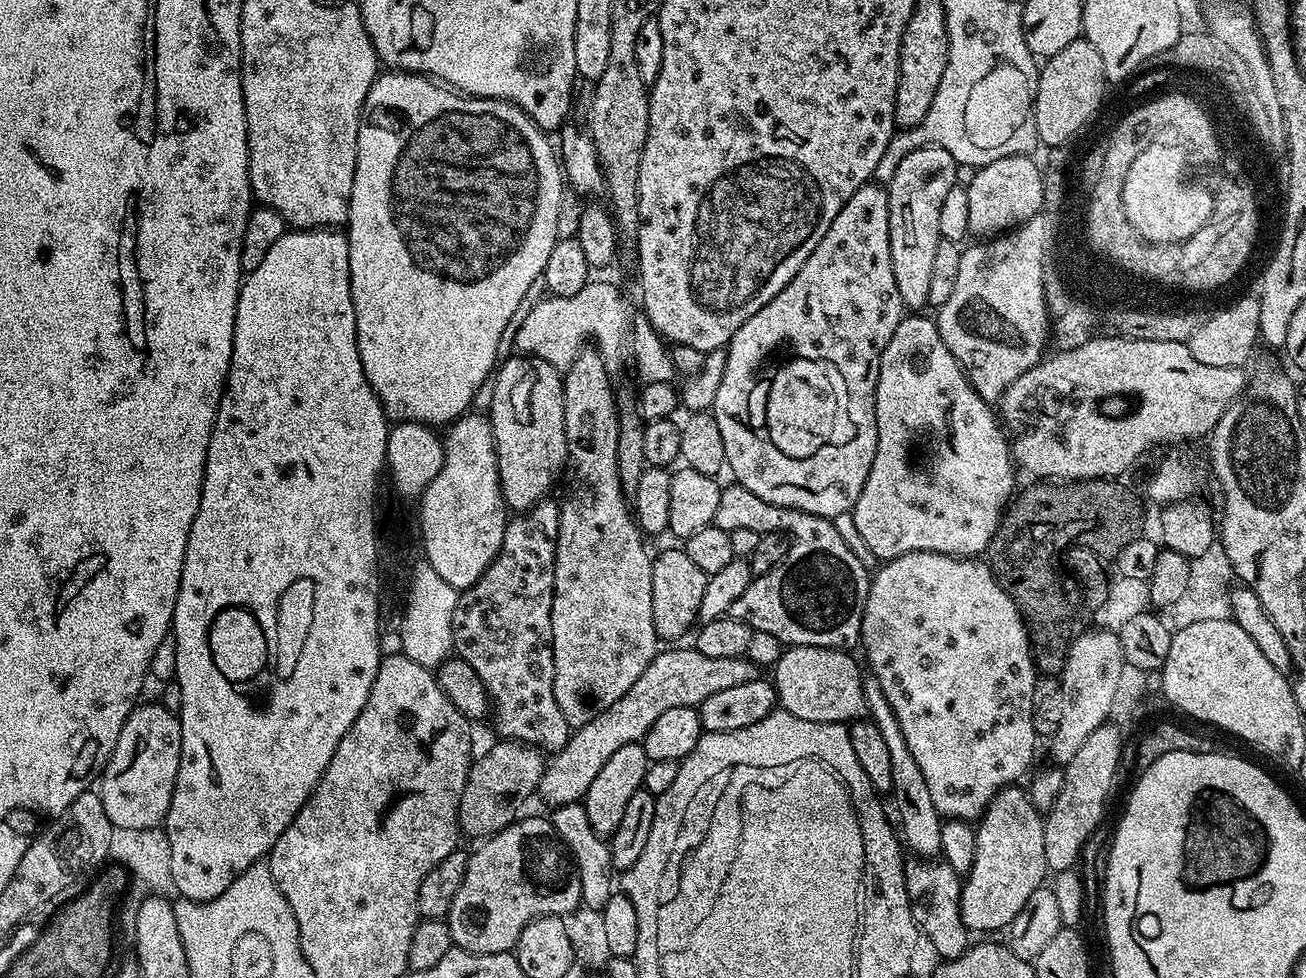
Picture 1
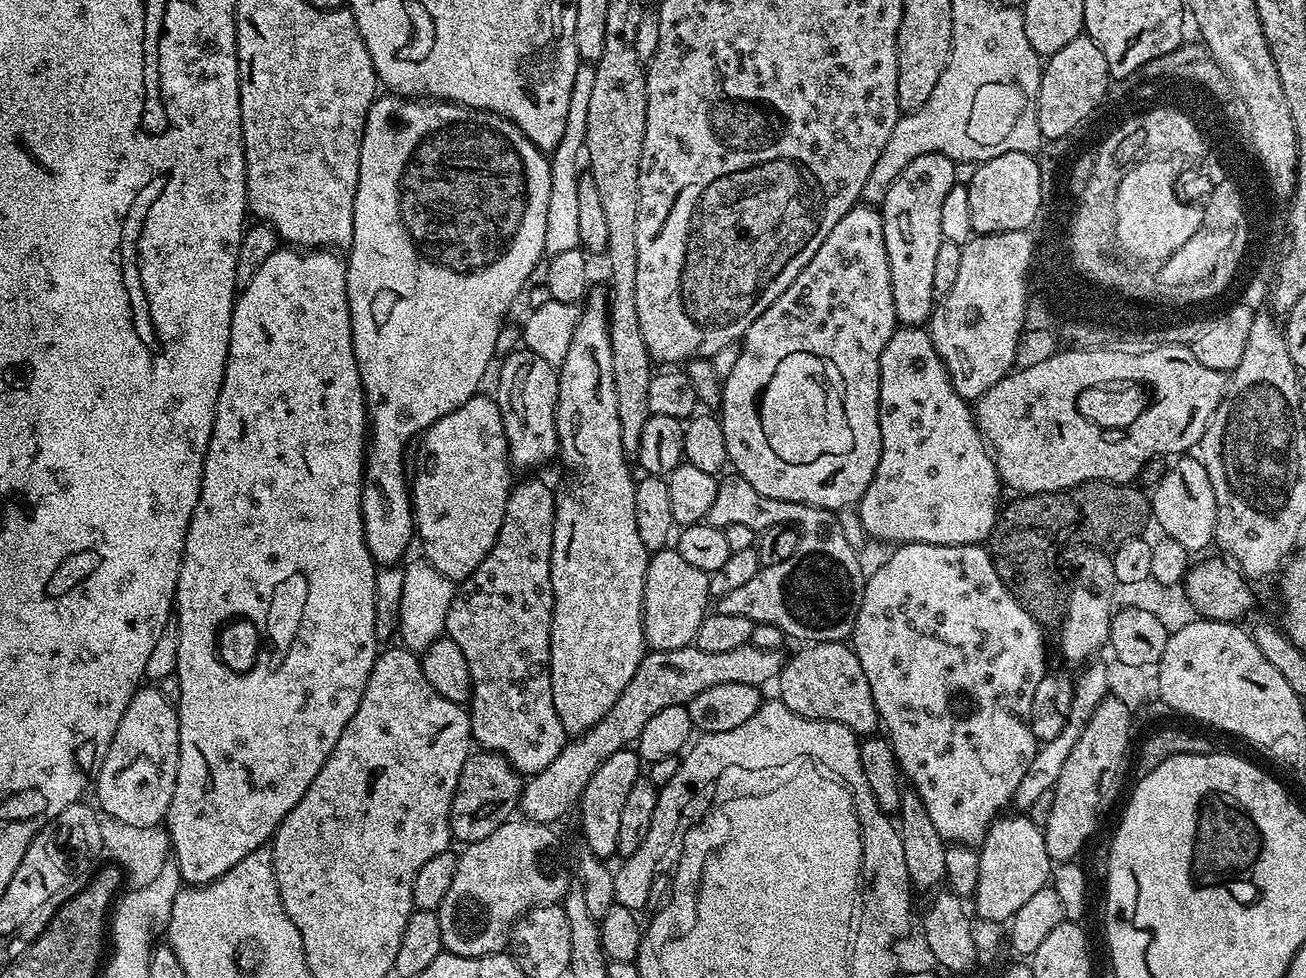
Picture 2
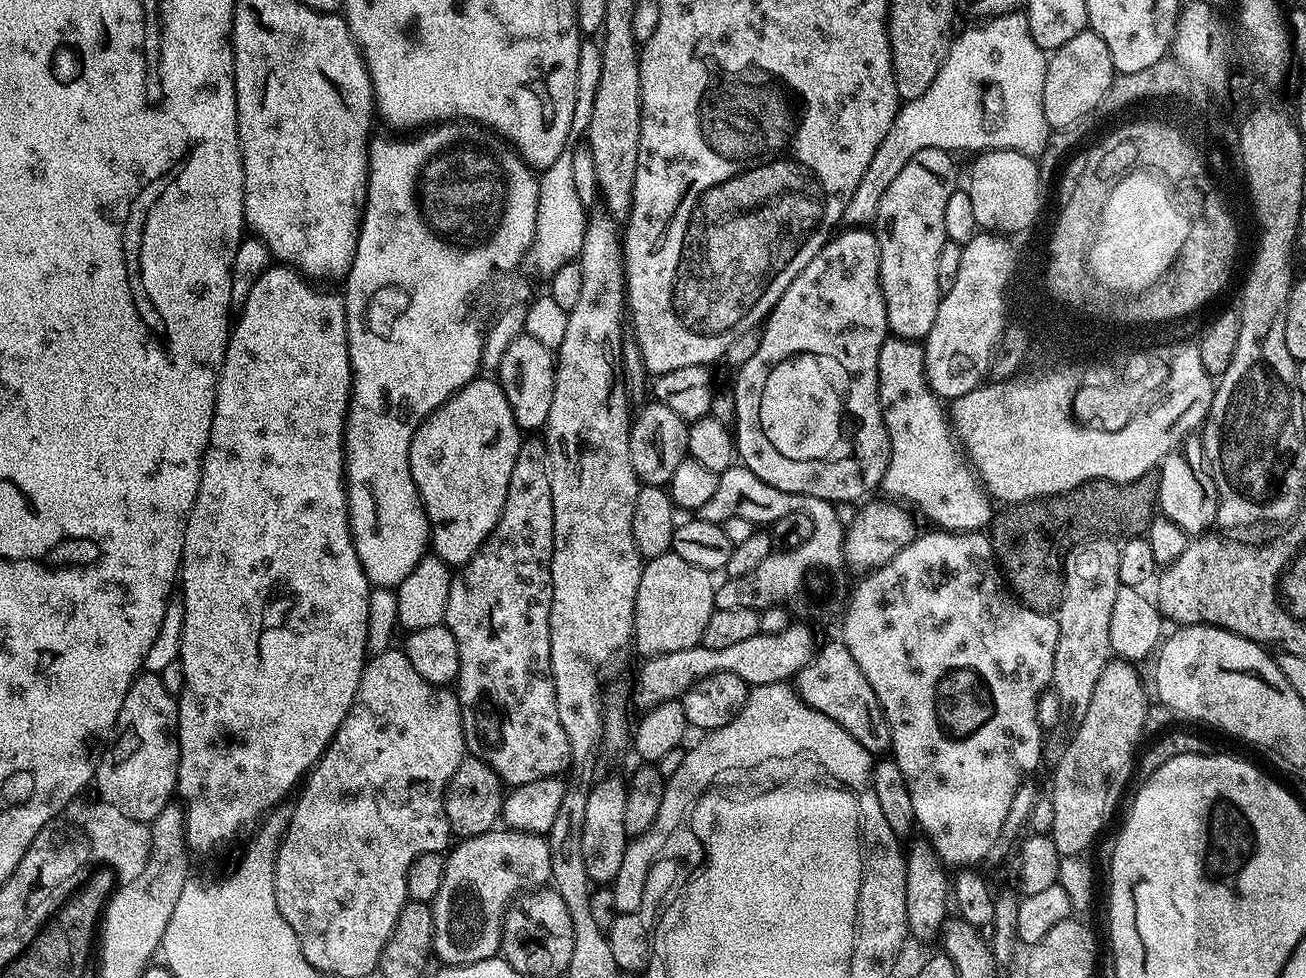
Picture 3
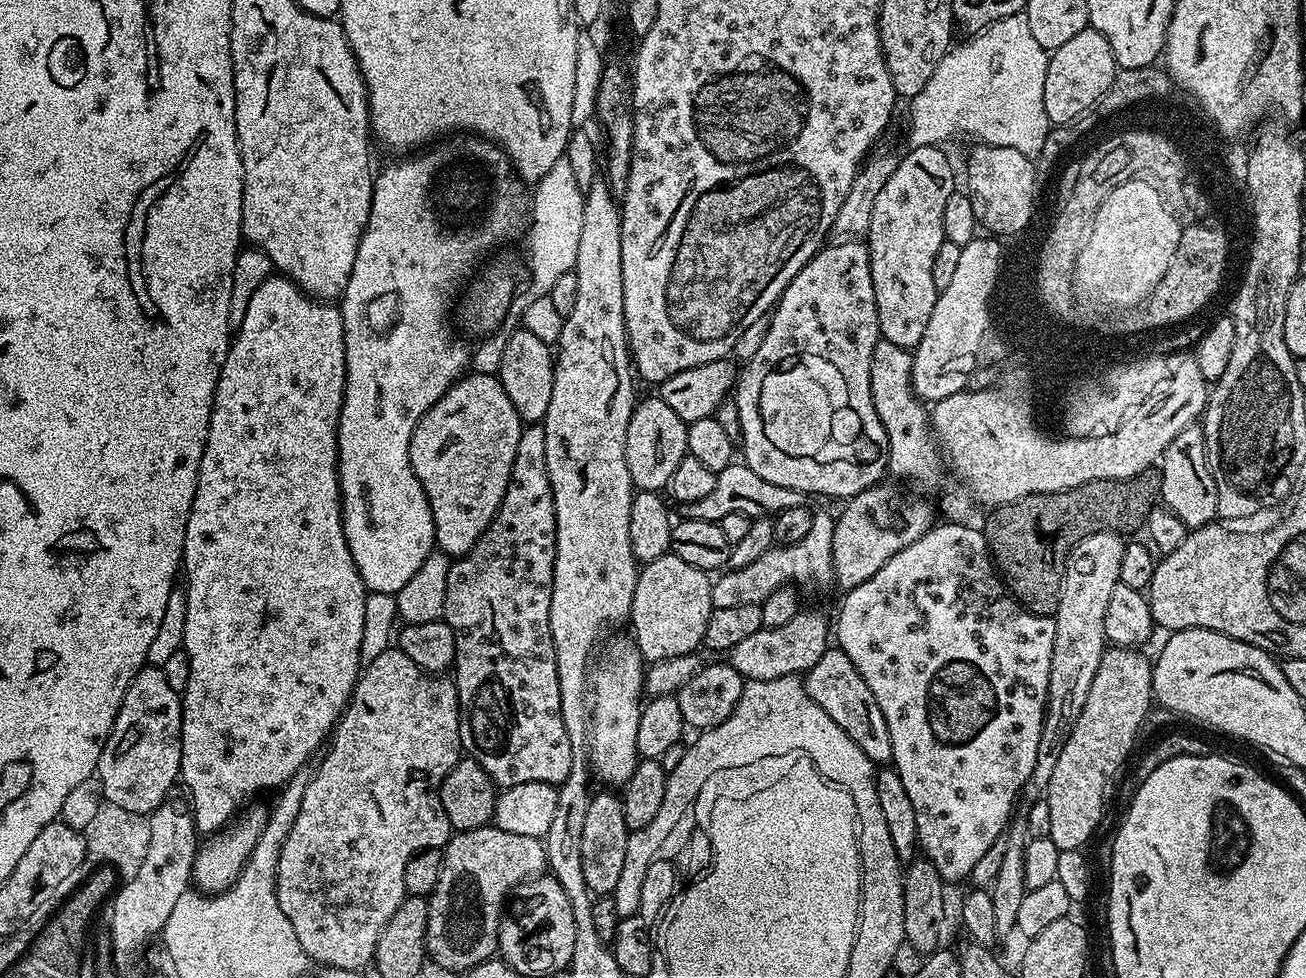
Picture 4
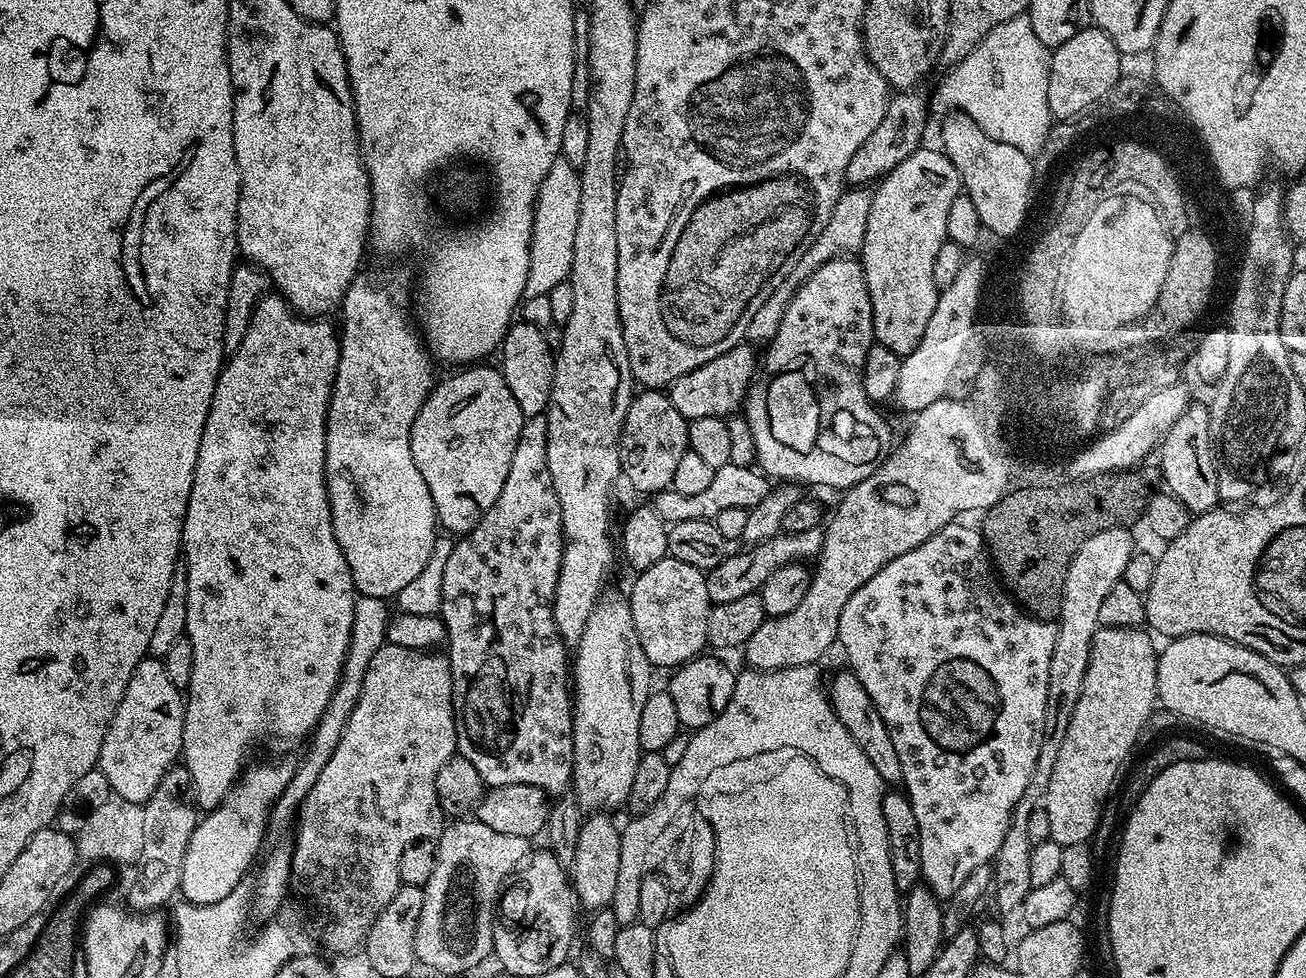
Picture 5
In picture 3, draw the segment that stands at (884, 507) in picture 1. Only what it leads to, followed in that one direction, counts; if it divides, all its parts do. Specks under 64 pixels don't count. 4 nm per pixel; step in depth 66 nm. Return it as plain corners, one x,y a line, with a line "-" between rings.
889,335
878,354
878,390
890,442
882,492
917,508
932,523
929,525
937,529
946,532
987,529
994,516
993,501
961,441
954,438
941,397
928,384
923,343

